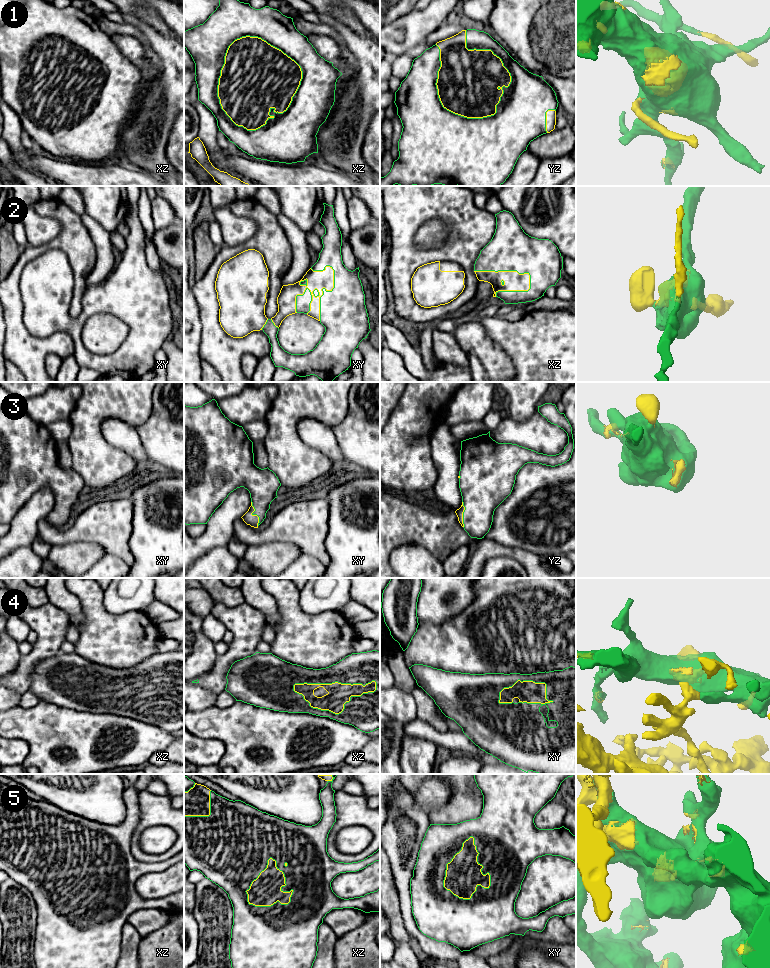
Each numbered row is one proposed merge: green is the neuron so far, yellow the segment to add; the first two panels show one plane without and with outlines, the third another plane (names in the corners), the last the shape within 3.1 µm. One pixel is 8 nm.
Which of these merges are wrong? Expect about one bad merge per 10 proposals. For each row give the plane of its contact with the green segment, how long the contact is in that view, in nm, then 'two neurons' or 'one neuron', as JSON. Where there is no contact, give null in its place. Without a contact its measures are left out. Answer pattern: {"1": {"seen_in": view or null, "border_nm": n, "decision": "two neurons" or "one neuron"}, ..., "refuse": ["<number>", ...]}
{"1": {"seen_in": "xz", "border_nm": 750, "decision": "one neuron"}, "2": {"seen_in": "xy", "border_nm": 460, "decision": "one neuron"}, "3": {"seen_in": "xy", "border_nm": 200, "decision": "one neuron"}, "4": {"seen_in": "xz", "border_nm": 700, "decision": "one neuron"}, "5": {"seen_in": "xy", "border_nm": 500, "decision": "one neuron"}, "refuse": []}

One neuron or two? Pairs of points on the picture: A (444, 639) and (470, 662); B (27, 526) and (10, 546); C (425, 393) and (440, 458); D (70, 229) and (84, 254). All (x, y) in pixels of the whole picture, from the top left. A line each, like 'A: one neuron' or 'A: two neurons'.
A: one neuron
B: one neuron
C: two neurons
D: one neuron

